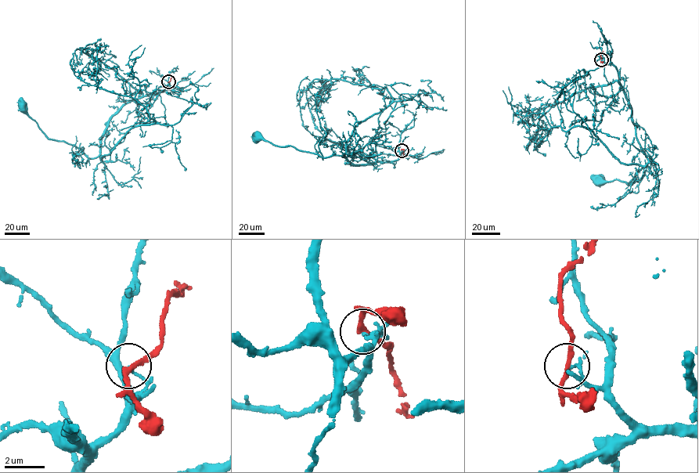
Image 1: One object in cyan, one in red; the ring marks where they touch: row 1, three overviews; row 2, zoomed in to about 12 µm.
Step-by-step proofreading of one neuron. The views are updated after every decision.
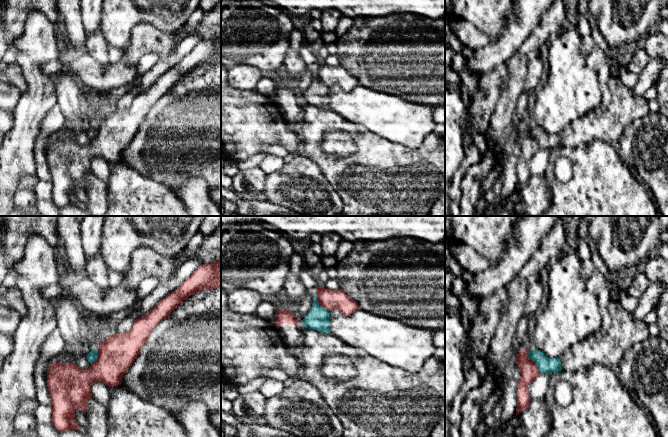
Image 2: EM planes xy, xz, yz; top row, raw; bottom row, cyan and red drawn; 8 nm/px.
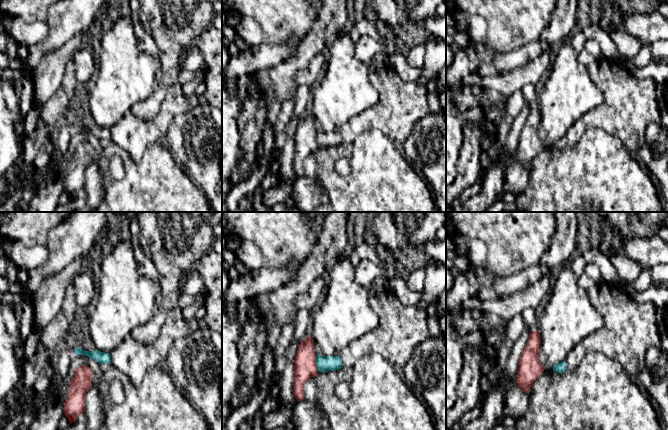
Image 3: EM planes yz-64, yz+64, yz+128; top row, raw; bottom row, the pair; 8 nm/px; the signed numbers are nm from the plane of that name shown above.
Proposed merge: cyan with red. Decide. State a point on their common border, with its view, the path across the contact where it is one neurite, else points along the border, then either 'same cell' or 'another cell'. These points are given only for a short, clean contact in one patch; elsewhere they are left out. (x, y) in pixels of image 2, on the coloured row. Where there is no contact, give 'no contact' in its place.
meets cyan in yz at (532, 360); border along yz (530, 348), (526, 355), (535, 363), (540, 372); another cell

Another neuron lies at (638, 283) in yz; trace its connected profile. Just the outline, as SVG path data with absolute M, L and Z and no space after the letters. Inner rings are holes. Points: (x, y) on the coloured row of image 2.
M632 273L626 283L627 293L636 298L641 299L651 283L644 273Z

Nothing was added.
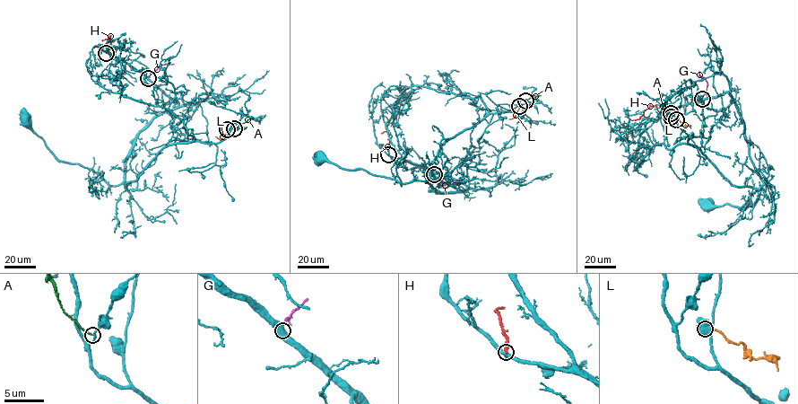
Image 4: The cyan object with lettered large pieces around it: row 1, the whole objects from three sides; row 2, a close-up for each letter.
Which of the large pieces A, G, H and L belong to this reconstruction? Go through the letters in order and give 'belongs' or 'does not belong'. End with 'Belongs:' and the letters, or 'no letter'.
A: does not belong
G: belongs
H: does not belong
L: does not belong
Belongs: G

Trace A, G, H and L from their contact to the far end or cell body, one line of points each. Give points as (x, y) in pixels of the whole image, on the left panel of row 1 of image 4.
A: (235, 128), (252, 118)
G: (148, 78), (160, 65), (173, 64)
H: (106, 53), (106, 45), (110, 36), (107, 39), (114, 41)
L: (227, 129), (221, 139), (215, 136)

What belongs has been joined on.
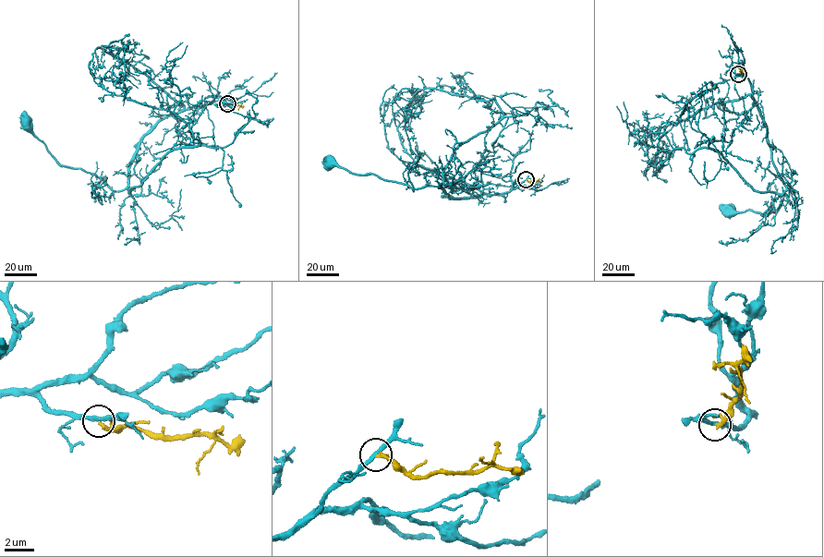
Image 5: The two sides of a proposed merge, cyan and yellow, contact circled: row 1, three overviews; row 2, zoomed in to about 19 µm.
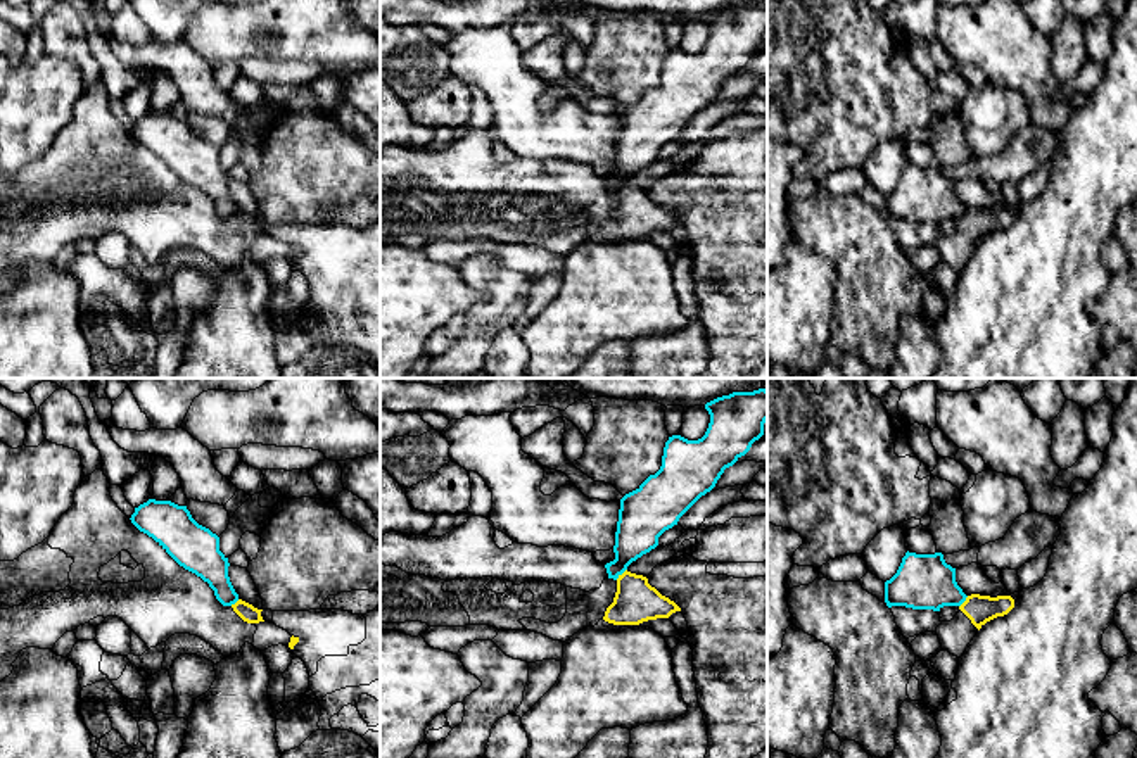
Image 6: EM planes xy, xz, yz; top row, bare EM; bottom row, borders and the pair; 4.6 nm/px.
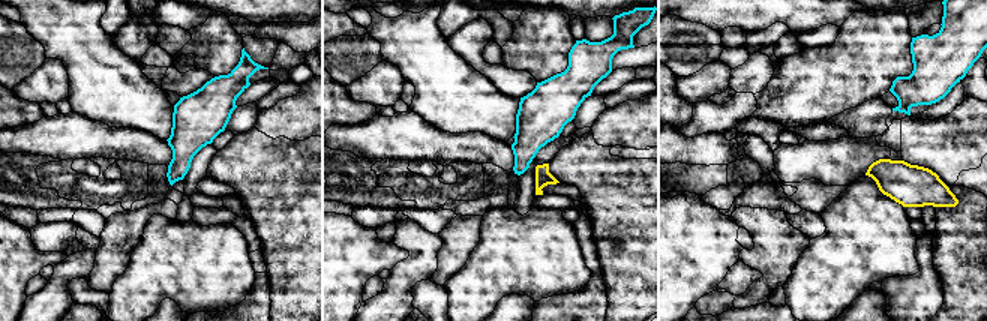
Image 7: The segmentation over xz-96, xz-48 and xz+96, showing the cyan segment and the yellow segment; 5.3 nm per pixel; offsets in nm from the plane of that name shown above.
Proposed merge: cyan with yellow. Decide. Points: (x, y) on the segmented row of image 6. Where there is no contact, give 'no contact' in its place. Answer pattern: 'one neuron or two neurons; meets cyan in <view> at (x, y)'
two neurons; meets cyan in xz at (621, 574)

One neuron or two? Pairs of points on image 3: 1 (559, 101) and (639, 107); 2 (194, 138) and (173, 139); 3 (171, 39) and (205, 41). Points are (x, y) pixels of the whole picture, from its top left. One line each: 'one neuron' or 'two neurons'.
1: two neurons
2: one neuron
3: two neurons

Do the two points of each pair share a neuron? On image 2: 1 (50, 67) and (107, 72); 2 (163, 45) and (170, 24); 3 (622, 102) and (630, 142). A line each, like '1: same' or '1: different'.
1: same
2: different
3: different

